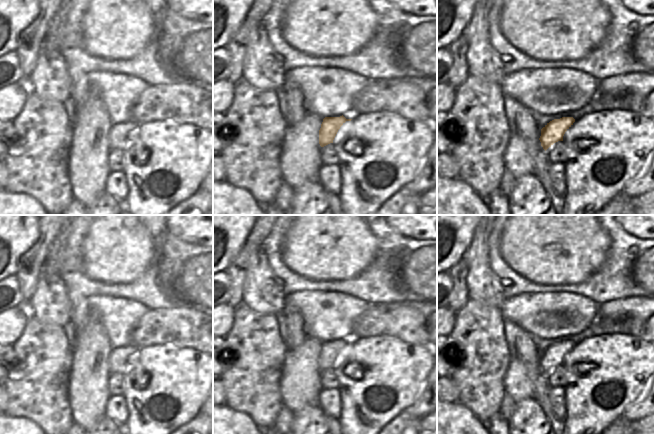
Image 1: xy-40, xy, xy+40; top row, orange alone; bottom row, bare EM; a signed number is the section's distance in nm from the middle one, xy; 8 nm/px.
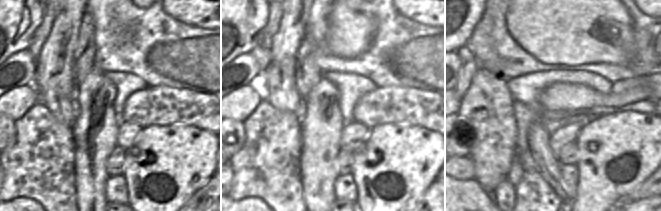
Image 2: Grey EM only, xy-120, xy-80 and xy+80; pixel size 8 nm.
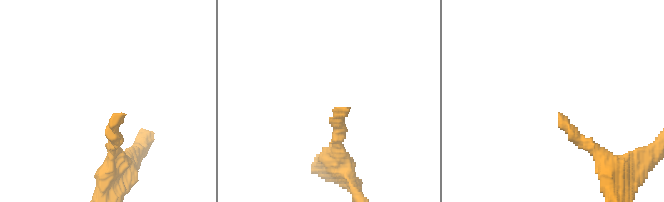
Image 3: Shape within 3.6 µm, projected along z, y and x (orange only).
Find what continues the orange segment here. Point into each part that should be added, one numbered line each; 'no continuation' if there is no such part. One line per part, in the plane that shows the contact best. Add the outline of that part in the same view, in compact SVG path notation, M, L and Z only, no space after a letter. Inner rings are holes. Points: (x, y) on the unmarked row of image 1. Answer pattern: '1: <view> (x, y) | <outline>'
no continuation

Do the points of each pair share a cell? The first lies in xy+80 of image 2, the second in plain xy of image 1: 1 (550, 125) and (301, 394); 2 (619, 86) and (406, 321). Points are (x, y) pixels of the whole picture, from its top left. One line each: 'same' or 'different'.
1: different
2: same

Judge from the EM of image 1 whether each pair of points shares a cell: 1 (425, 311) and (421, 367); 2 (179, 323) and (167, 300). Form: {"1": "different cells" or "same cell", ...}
{"1": "different cells", "2": "different cells"}

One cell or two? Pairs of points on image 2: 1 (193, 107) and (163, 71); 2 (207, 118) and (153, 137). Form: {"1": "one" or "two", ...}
{"1": "two", "2": "two"}

